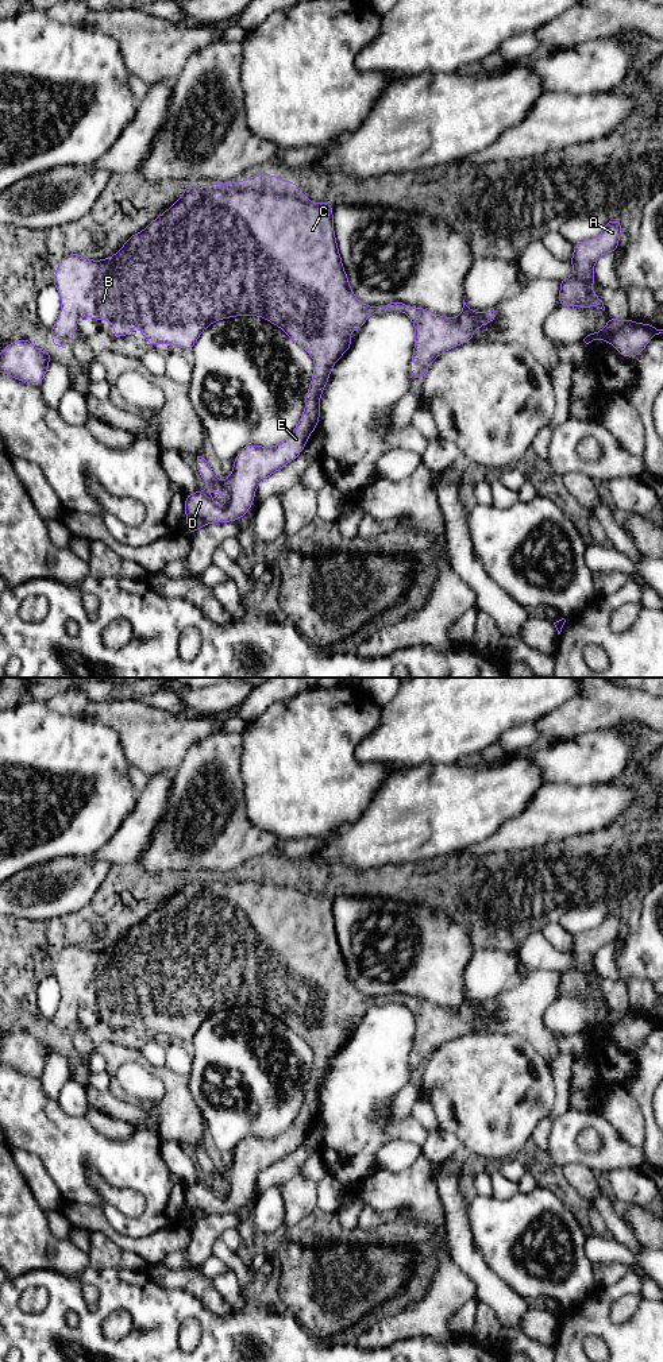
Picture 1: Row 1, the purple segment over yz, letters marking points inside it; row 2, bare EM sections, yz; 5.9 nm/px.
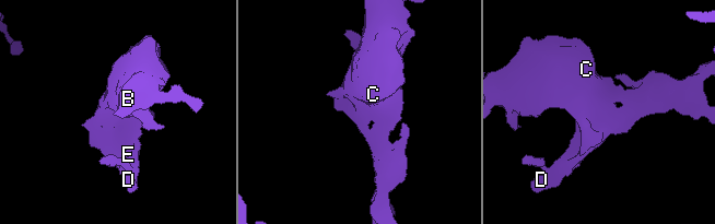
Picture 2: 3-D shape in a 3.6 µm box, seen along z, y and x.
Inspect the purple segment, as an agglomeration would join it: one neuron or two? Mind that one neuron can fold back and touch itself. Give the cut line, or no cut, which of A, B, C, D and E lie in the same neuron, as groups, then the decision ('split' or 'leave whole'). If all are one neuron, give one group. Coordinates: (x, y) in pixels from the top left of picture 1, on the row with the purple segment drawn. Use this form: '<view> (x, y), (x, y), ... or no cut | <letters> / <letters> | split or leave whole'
no cut | A B C D E | leave whole

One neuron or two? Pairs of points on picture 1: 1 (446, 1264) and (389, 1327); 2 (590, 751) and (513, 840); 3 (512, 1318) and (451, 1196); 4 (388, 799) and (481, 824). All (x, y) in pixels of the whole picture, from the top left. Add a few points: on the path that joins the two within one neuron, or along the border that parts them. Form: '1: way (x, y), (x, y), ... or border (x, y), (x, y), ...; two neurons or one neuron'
1: way (446, 1284), (446, 1288), (409, 1323); one neuron
2: border (594, 783), (543, 786); two neurons
3: way (490, 1288), (482, 1274), (463, 1254), (457, 1226); one neuron
4: way (411, 810), (458, 810); one neuron

